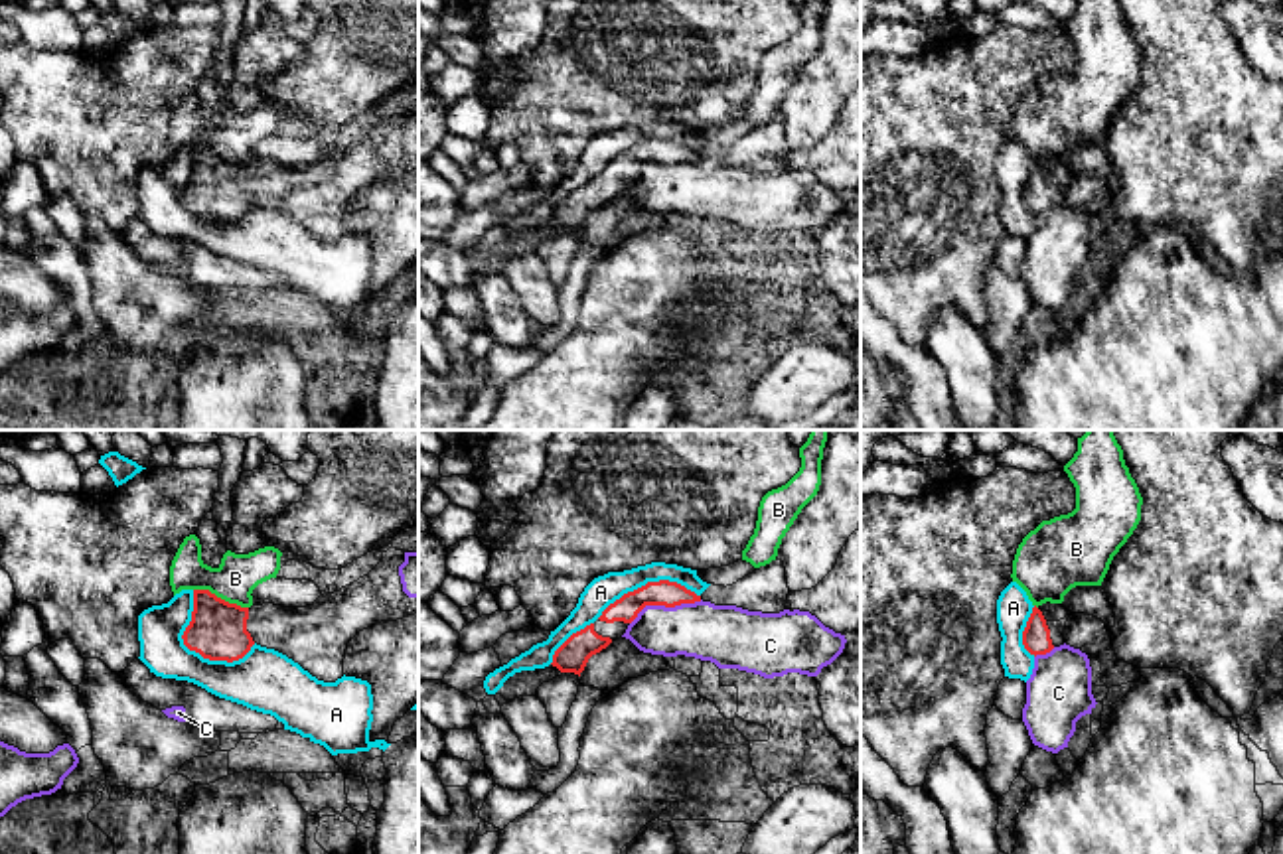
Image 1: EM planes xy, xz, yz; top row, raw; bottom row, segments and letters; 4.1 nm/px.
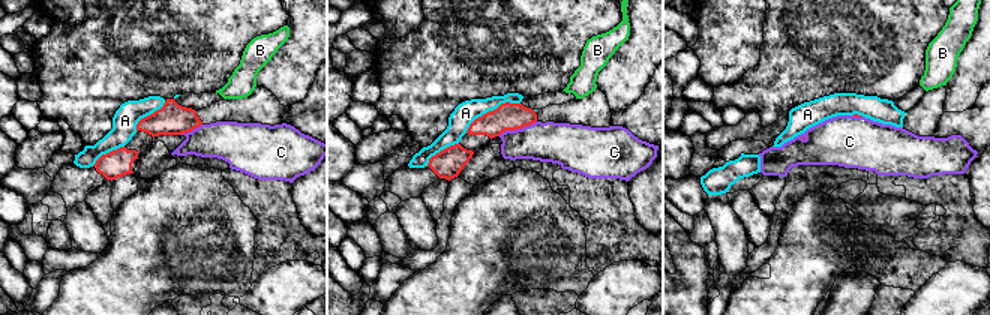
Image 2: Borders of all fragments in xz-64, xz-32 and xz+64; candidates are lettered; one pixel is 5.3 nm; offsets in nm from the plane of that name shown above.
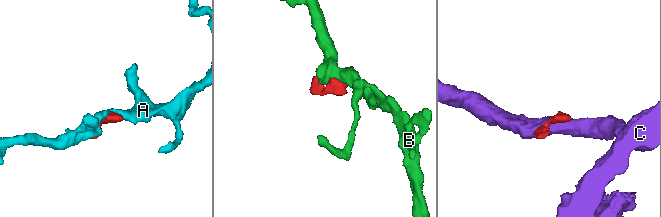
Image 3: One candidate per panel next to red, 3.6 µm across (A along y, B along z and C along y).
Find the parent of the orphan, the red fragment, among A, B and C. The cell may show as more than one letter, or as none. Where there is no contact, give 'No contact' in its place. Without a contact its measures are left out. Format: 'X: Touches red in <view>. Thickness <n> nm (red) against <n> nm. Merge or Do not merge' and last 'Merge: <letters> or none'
A: Touches red in xy. Thickness 240 nm (red) against 190 nm. Do not merge
B: Touches red in xy. Thickness 240 nm (red) against 170 nm. Do not merge
C: Touches red in xz. Thickness 110 nm (red) against 240 nm. Do not merge
Merge: none

